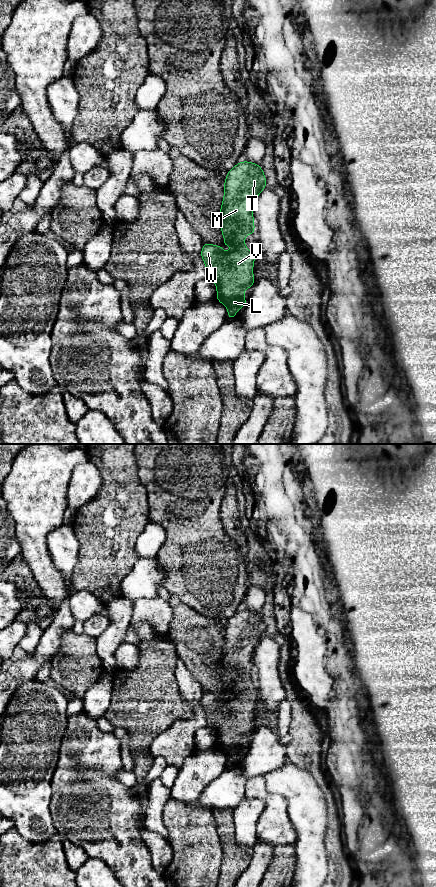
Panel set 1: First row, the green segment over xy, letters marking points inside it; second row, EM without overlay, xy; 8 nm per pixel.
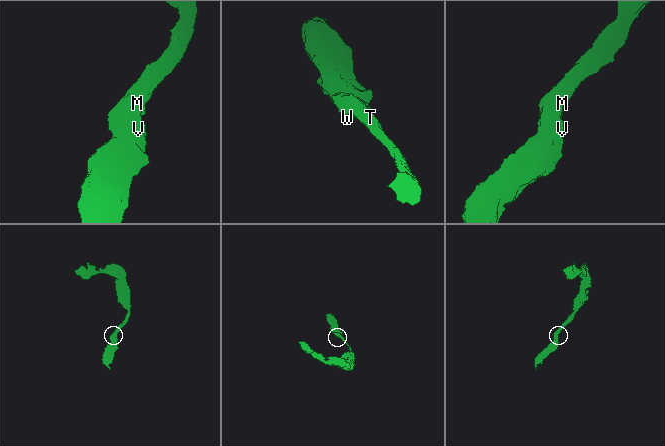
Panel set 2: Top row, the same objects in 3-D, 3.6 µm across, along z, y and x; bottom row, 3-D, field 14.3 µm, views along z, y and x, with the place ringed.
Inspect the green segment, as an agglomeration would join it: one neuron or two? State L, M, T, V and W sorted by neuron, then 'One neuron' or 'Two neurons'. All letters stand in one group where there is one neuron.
Groups: L M T V W. One neuron

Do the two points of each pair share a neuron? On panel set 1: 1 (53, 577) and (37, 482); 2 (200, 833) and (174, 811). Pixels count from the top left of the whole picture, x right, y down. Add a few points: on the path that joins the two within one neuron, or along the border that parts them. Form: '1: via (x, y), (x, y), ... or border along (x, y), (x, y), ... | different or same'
1: via (37, 553), (37, 506) | same
2: via (192, 831), (189, 828), (185, 828), (179, 819) | same

